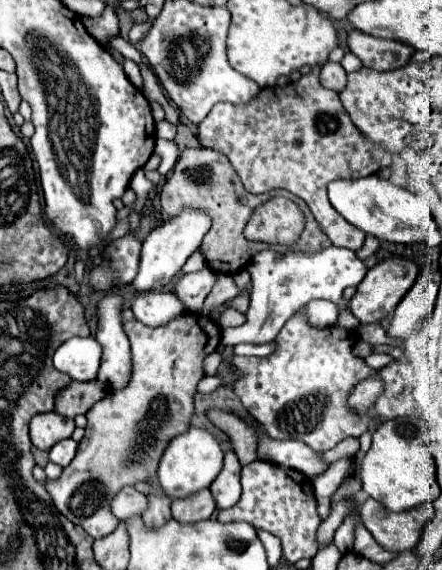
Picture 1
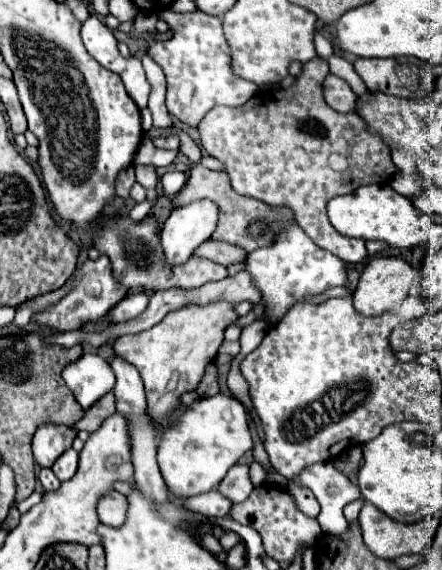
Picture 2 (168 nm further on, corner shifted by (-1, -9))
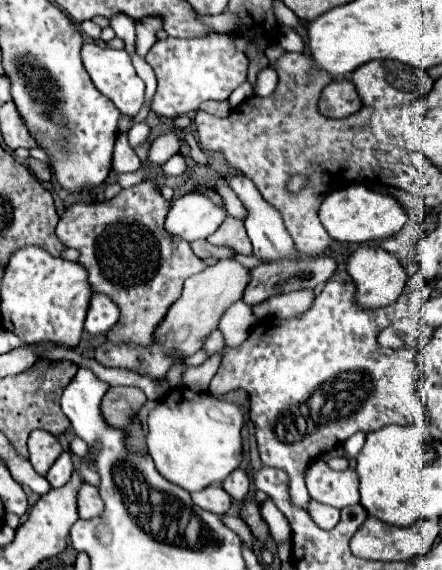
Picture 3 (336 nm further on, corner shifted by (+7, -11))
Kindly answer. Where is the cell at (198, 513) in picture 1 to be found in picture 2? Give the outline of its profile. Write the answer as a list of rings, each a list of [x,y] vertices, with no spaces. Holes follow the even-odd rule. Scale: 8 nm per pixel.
[[[210,490],[210,492],[198,494],[198,496],[186,498],[184,508],[188,508],[190,512],[196,512],[200,516],[206,516],[206,518],[222,518],[222,516],[228,516],[232,502],[228,502],[228,498],[218,494],[218,490]]]

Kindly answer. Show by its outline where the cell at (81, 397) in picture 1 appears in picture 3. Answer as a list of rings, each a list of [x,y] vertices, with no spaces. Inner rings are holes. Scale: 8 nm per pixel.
[[[114,386],[106,392],[102,400],[102,414],[106,416],[108,424],[114,424],[114,428],[126,428],[144,402],[146,396],[140,388]]]

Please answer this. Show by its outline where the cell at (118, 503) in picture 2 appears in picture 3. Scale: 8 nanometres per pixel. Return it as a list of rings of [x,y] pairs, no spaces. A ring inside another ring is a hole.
[[[82,482],[80,490],[78,490],[78,516],[80,518],[94,518],[94,516],[100,516],[102,514],[102,498],[98,496],[98,488],[88,484],[88,482]]]

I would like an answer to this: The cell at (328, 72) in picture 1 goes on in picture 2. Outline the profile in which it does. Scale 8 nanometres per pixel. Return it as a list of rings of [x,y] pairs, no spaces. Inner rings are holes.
[[[328,74],[324,80],[324,98],[326,104],[338,112],[352,112],[356,104],[356,94],[352,88],[334,74]]]

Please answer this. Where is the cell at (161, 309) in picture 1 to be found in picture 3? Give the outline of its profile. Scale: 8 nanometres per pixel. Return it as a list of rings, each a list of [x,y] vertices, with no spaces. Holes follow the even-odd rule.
[[[94,294],[88,306],[84,328],[92,336],[106,334],[118,322],[118,316],[118,306],[112,304],[112,300],[106,294]]]

